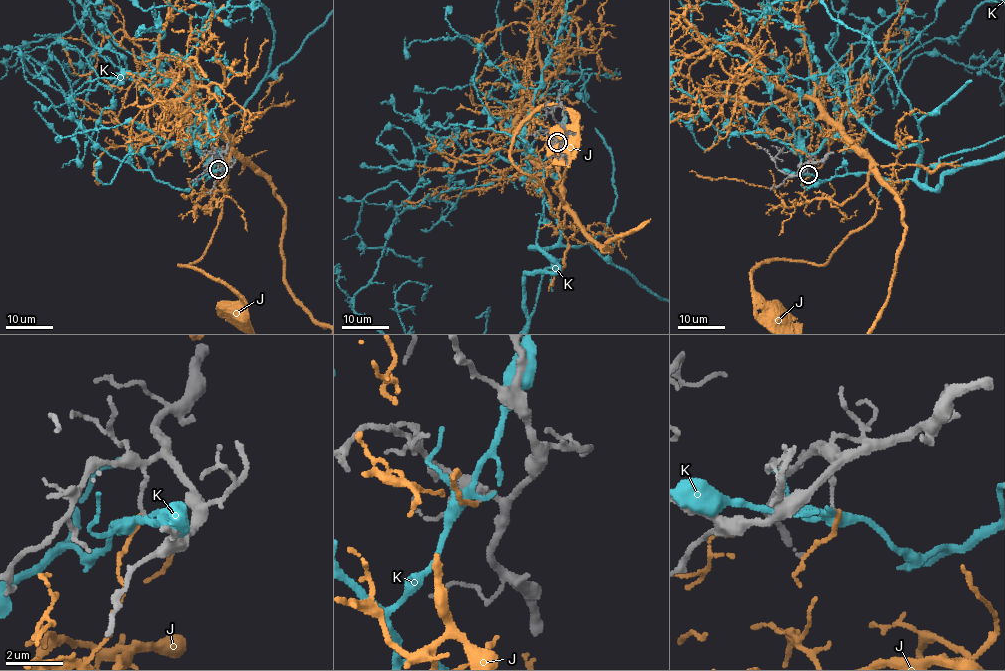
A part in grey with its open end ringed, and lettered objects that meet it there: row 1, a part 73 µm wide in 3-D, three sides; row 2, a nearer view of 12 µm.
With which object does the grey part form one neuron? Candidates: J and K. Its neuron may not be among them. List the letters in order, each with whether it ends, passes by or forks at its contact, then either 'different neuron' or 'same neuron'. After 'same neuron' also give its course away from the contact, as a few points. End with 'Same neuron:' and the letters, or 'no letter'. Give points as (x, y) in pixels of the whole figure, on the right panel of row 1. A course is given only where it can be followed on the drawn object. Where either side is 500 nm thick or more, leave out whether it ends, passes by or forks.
J: it ends there; same neuron; it runs (809, 173), (807, 200), (840, 204), (865, 187), (876, 215), (822, 264), (762, 262), (751, 286), (774, 314)
K: it forks there; different neuron
Same neuron: J

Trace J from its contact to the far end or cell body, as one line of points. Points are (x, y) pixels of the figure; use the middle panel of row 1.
J: (557, 143), (547, 140), (560, 179), (554, 217), (511, 147), (547, 105), (564, 107), (568, 135)

